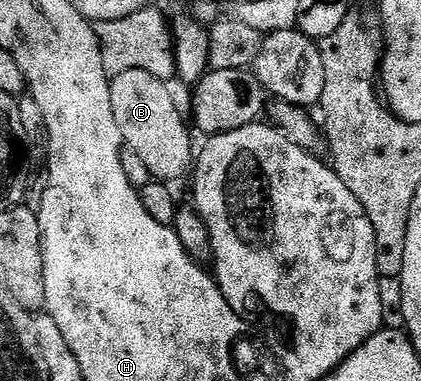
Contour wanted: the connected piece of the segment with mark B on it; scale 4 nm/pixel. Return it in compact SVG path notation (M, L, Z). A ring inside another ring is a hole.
M127 69L127 73L112 76L109 84L111 110L115 113L115 122L119 124L122 144L135 149L154 180L174 181L185 170L190 170L195 159L195 147L193 151L190 124L187 119L185 124L172 93L165 87L168 87L166 80L151 77L151 73L143 69Z

